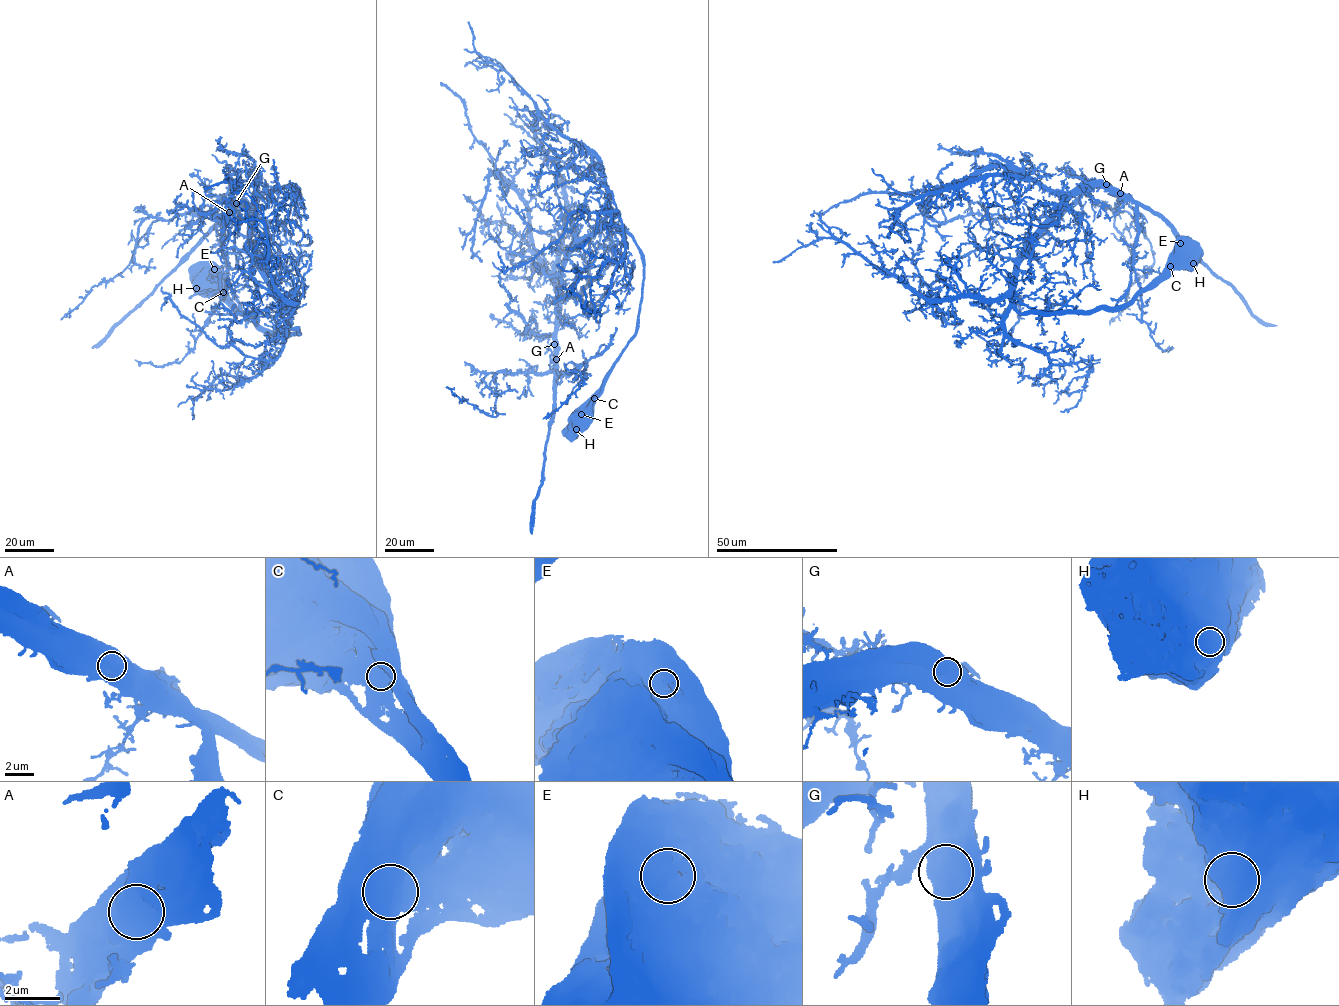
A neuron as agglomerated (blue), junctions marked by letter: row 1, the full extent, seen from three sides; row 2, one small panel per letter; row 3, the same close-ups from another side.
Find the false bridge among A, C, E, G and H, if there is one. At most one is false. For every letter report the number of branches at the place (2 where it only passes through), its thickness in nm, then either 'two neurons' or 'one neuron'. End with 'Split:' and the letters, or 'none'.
A: 1 branches meet; 1350 nm thick; one neuron
C: 1 branches meet; 1250 nm thick; one neuron
E: 1 branches meet; 1350 nm thick; one neuron
G: 1 branches meet; 1100 nm thick; one neuron
H: 1 branches meet; 1350 nm thick; one neuron
Split: none

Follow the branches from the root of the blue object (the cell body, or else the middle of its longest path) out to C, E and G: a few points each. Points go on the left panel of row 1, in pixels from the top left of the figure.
C: (207, 284), (223, 292)
E: (207, 284), (211, 283), (214, 269)
G: (207, 284), (267, 329), (300, 332), (285, 321), (277, 291), (264, 275), (249, 236), (249, 211), (236, 203)

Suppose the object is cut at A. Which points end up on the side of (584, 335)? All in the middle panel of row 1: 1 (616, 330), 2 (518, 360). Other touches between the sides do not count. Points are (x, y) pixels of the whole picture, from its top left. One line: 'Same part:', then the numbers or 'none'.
Same part: none

